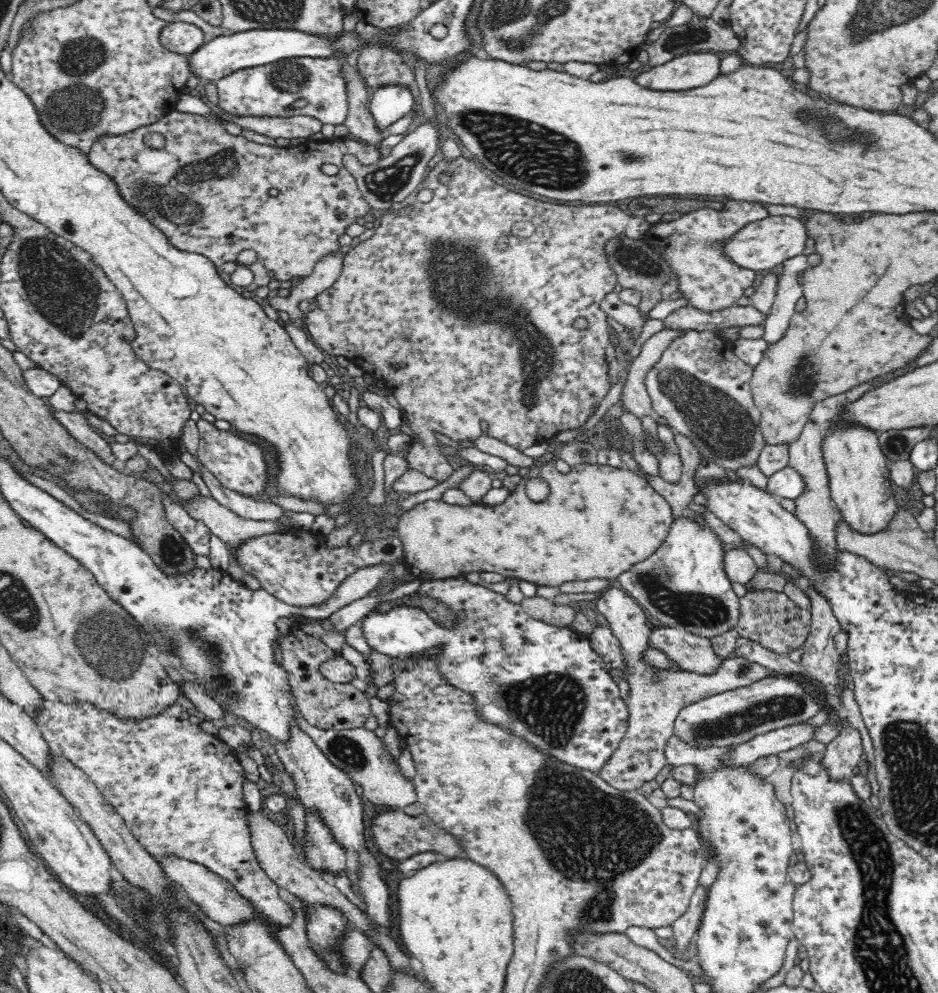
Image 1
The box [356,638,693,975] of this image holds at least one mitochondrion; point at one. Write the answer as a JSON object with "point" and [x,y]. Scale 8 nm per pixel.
{"point":[587,833]}

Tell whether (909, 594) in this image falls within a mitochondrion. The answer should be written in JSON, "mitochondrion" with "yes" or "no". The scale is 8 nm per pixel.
{"mitochondrion":"no"}

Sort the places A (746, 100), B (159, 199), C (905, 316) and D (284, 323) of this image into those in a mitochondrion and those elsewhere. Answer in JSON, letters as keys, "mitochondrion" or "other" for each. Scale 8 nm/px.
{"A":"other","B":"mitochondrion","C":"other","D":"other"}

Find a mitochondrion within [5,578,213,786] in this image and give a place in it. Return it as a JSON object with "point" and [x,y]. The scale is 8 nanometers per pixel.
{"point":[102,646]}

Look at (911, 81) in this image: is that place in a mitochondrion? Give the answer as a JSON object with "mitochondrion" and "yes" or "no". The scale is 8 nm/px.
{"mitochondrion":"no"}

